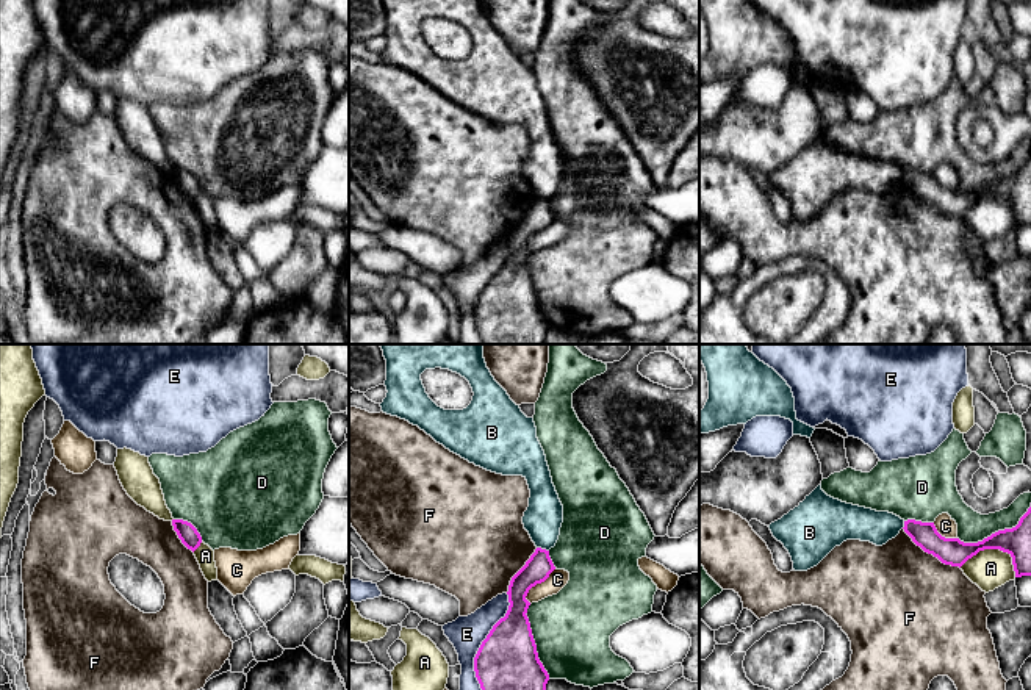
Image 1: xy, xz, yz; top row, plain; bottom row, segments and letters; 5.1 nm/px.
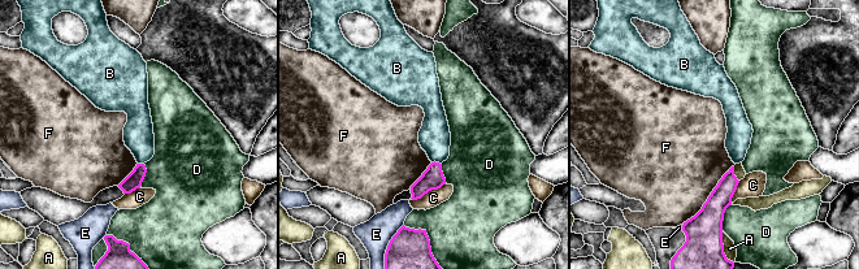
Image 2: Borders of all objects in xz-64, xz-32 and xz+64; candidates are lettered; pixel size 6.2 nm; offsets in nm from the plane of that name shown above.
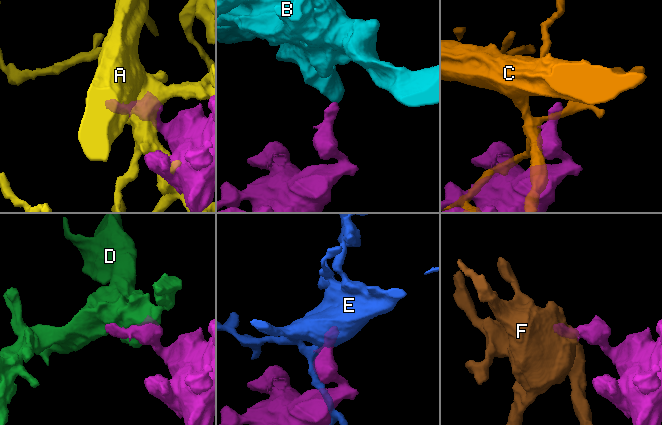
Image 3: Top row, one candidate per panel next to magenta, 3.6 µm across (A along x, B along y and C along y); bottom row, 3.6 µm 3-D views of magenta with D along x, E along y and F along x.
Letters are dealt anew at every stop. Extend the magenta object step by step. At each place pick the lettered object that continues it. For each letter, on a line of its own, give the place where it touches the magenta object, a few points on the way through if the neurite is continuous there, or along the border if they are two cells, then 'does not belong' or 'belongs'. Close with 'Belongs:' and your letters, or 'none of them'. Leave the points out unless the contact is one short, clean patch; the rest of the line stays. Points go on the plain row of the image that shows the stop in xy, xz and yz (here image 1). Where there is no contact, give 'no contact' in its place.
A: meets magenta in yz at (995, 197); does not belong
B: meets magenta in xz at (543, 199); border along xz (537, 196), (548, 201); does not belong
C: meets magenta in xz at (535, 233); does not belong
D: meets magenta in yz at (995, 182); does not belong
E: meets magenta in xz at (482, 293); does not belong
F: meets magenta in yz at (930, 202); does not belong
Belongs: none of them

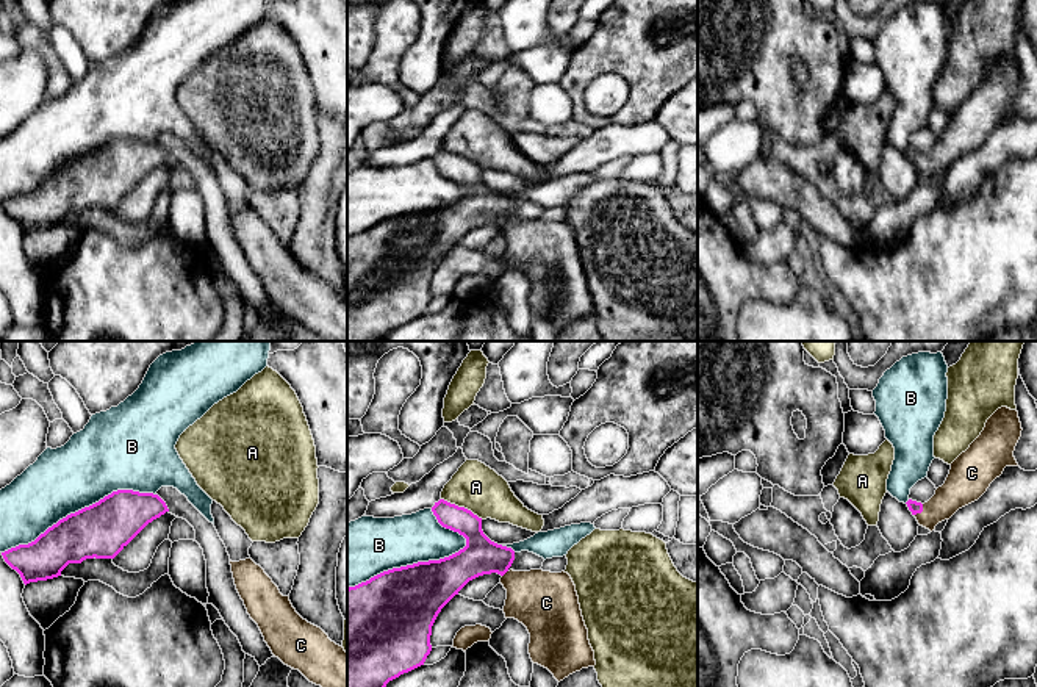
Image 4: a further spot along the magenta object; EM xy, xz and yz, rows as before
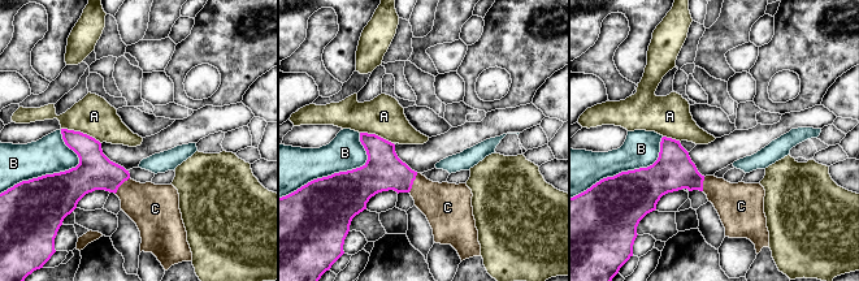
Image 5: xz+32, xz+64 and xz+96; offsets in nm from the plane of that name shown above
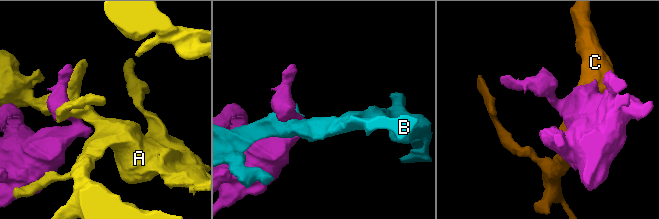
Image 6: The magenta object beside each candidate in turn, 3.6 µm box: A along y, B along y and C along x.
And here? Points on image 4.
A: meets magenta in xz at (462, 157); does not belong
B: meets magenta in xz at (409, 215); does not belong
C: meets magenta in yz at (920, 161); runs through yz (915, 157), (920, 161), (936, 160), (961, 136); belongs
Belongs: C

